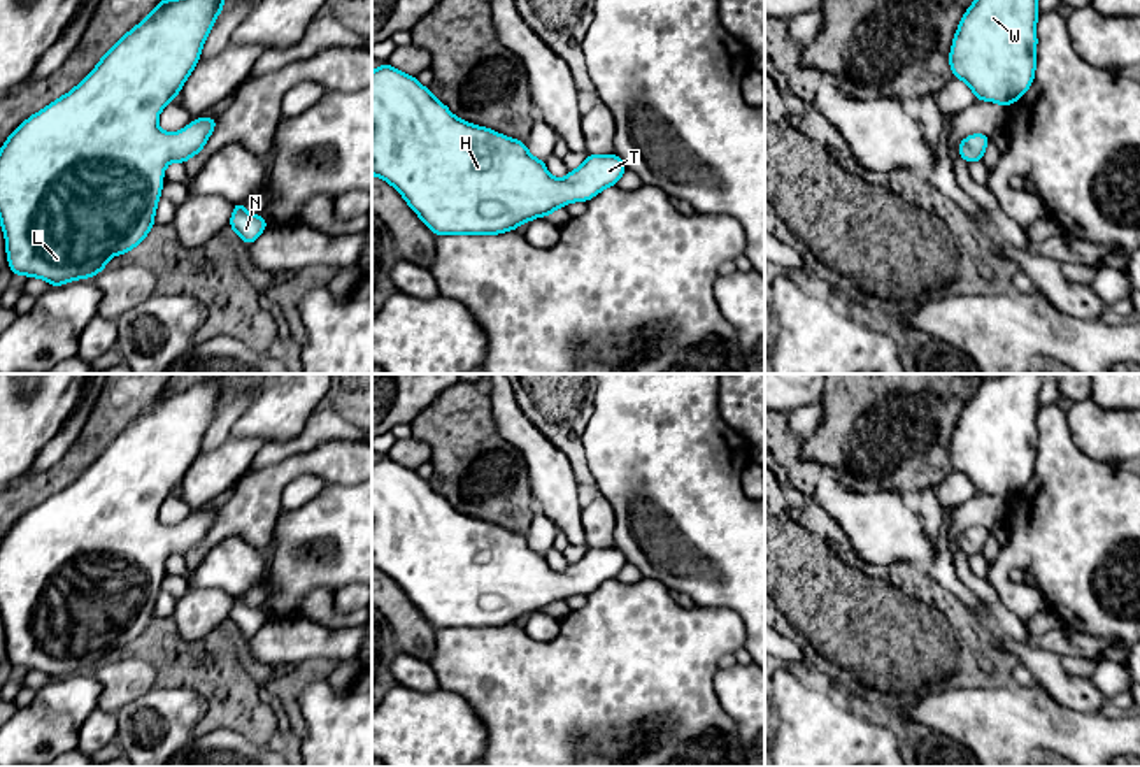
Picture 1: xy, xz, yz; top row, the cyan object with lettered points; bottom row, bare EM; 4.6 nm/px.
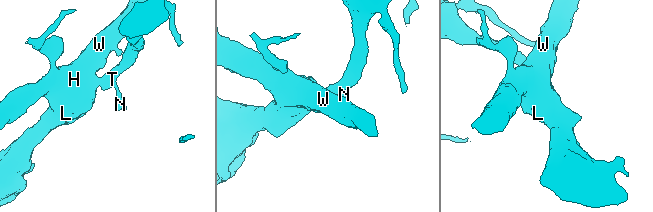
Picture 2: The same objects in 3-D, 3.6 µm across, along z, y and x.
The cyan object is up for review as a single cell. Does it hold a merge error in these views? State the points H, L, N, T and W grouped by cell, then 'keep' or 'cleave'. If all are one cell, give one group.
H L N T W; keep

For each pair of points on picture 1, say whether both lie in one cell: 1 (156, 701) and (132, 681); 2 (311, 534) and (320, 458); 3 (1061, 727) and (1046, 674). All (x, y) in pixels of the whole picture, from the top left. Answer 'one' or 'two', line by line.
1: two
2: two
3: two

